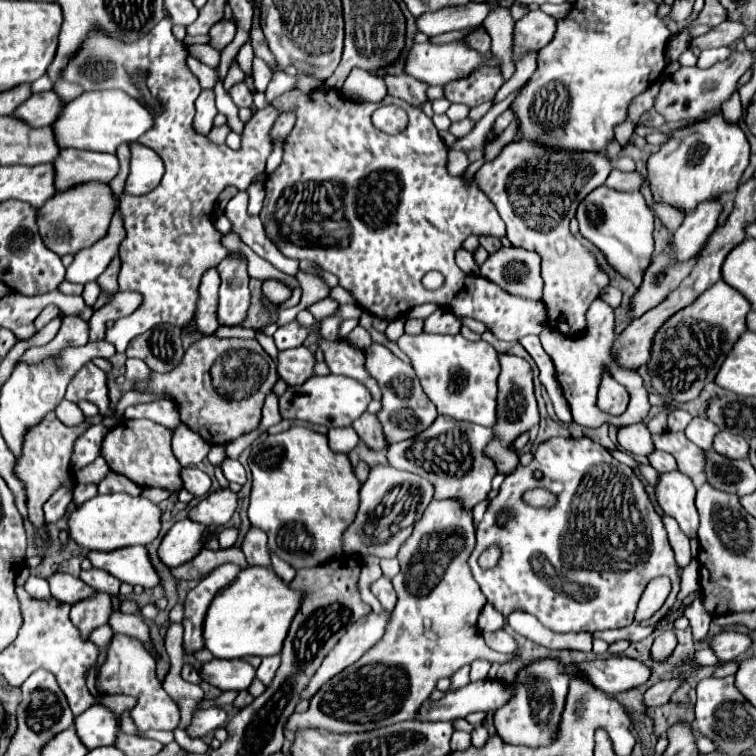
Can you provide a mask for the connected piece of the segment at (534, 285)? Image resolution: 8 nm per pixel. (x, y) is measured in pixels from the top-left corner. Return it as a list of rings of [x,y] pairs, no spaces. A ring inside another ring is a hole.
[[[502,247],[486,259],[480,275],[510,295],[542,303],[544,281],[538,253],[520,247]]]

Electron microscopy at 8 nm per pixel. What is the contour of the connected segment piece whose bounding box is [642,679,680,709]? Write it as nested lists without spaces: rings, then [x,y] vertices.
[[[672,679],[672,681],[662,681],[652,685],[646,693],[644,693],[644,707],[646,709],[654,709],[654,707],[662,707],[670,701],[670,695],[676,691],[676,687],[680,685],[680,679]]]

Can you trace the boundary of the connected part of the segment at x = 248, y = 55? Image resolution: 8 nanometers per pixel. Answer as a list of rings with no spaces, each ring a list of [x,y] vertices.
[[[250,41],[240,49],[240,53],[238,53],[238,57],[236,57],[236,61],[238,61],[238,65],[240,65],[240,69],[242,69],[242,73],[246,75],[246,77],[250,77],[252,75],[252,59],[254,59],[254,53],[252,53],[252,45],[250,45]]]

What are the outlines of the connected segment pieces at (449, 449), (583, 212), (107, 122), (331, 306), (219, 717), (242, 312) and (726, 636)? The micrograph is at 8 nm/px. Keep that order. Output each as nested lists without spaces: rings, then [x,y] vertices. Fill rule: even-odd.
[[[438,415],[438,419],[424,433],[392,443],[388,447],[388,465],[428,479],[434,485],[434,499],[458,497],[468,509],[472,509],[478,501],[486,499],[492,477],[496,475],[494,463],[482,453],[490,439],[492,429],[488,427],[452,421],[452,417]]]
[[[602,185],[586,195],[586,199],[578,205],[576,219],[582,237],[586,237],[604,253],[610,267],[624,279],[630,279],[634,285],[638,285],[654,253],[654,213],[646,205],[642,193],[622,193]]]
[[[90,91],[64,105],[56,123],[52,123],[58,147],[116,147],[136,141],[152,127],[152,113],[124,91]]]
[[[326,297],[326,299],[322,299],[322,301],[318,301],[318,303],[314,303],[314,305],[308,307],[308,311],[314,315],[316,321],[322,321],[326,317],[336,315],[338,309],[340,309],[340,303],[334,301],[334,299],[330,299],[330,297]]]
[[[210,707],[210,709],[200,709],[194,713],[190,727],[186,729],[188,737],[198,739],[198,737],[206,737],[206,733],[216,731],[218,727],[222,727],[226,723],[226,713],[222,709]]]
[[[242,251],[236,253],[236,257],[226,255],[220,265],[216,267],[222,279],[220,285],[220,305],[218,305],[218,323],[220,325],[240,325],[246,319],[246,311],[250,309],[250,289],[248,289],[248,273],[246,273],[246,257]]]
[[[724,631],[712,639],[712,649],[718,655],[720,663],[738,659],[738,655],[746,653],[750,645],[752,645],[750,637],[738,631]]]

